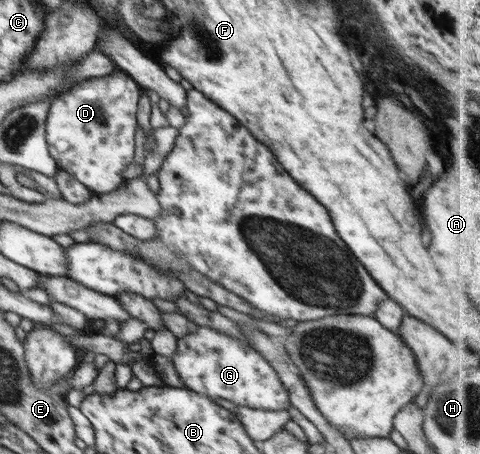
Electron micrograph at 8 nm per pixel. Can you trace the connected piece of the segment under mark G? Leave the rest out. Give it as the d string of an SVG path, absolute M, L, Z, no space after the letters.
M197 327L197 331L177 337L177 347L171 360L189 390L209 398L221 397L235 405L266 409L269 411L287 410L290 399L287 388L273 366L248 343L233 339L231 335L215 331L211 327Z

